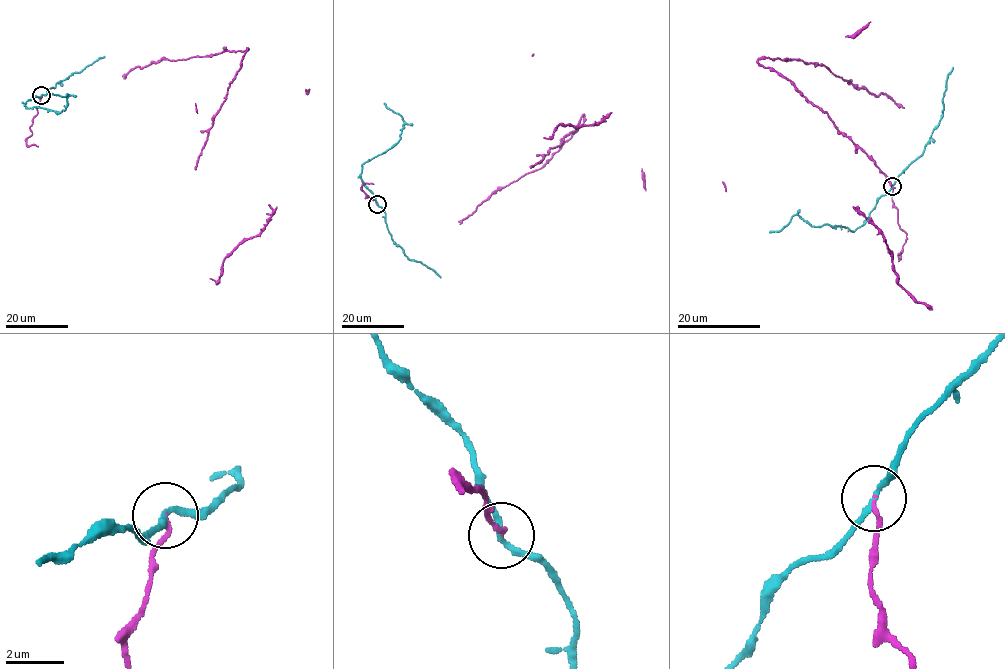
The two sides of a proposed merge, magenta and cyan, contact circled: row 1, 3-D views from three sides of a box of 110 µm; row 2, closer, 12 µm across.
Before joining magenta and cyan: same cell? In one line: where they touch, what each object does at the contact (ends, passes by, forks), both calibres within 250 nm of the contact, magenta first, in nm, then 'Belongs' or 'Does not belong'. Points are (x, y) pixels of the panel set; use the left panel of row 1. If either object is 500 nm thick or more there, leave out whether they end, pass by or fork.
Place: (41, 95). At the ring magenta ends. At the ring cyan passes by. Thickness 140 nm (magenta) against 180 nm. Does not belong

